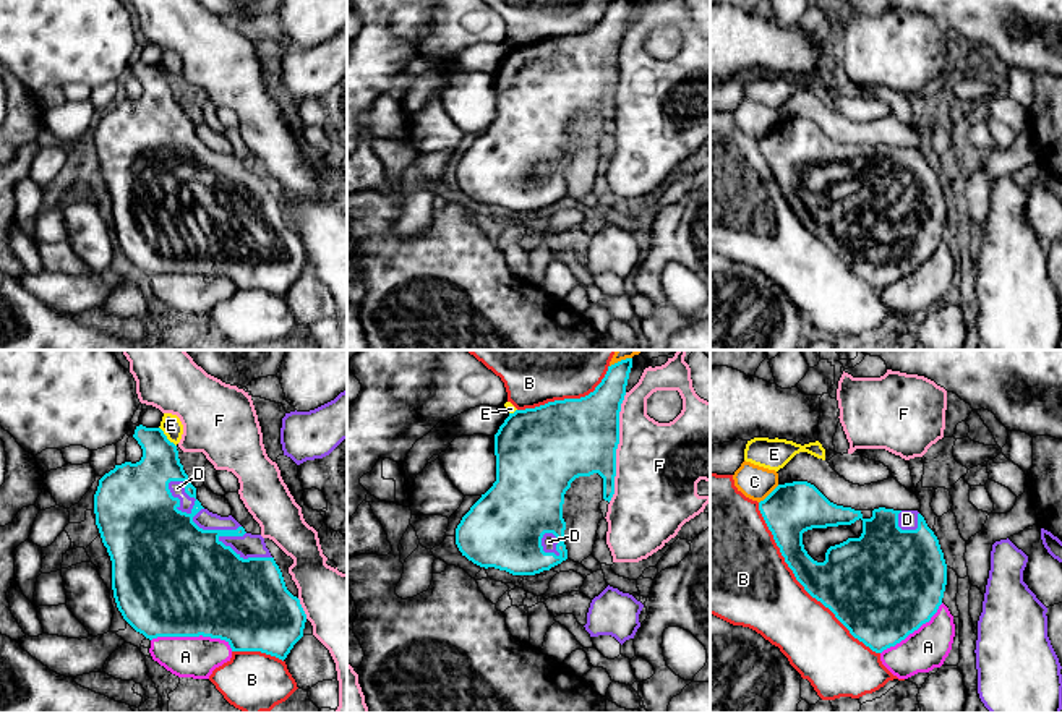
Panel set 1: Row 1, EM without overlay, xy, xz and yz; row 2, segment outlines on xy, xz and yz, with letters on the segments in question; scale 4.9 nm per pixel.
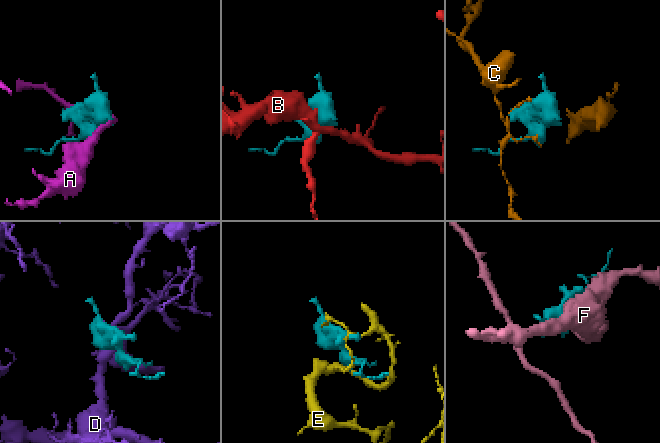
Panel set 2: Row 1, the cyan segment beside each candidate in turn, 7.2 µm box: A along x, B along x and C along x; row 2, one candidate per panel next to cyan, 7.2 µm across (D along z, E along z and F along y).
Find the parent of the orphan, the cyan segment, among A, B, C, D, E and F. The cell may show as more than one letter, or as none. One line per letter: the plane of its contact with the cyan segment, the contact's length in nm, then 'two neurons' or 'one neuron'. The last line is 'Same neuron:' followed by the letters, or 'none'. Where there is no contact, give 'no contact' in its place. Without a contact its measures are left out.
A: xy | 420 nm | two neurons
B: yz | 950 nm | two neurons
C: yz | 140 nm | two neurons
D: xy | 200 nm | one neuron
E: xy | 130 nm | two neurons
F: xz | 550 nm | two neurons
Same neuron: D

